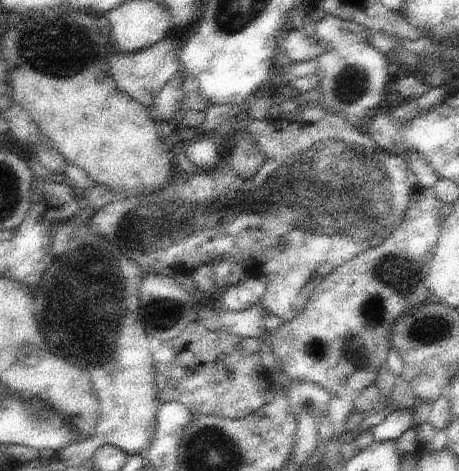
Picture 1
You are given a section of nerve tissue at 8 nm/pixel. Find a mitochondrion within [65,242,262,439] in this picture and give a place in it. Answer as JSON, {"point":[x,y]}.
{"point":[155,318]}

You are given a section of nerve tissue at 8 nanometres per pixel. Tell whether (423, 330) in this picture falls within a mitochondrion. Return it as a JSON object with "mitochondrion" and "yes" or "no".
{"mitochondrion":"yes"}

